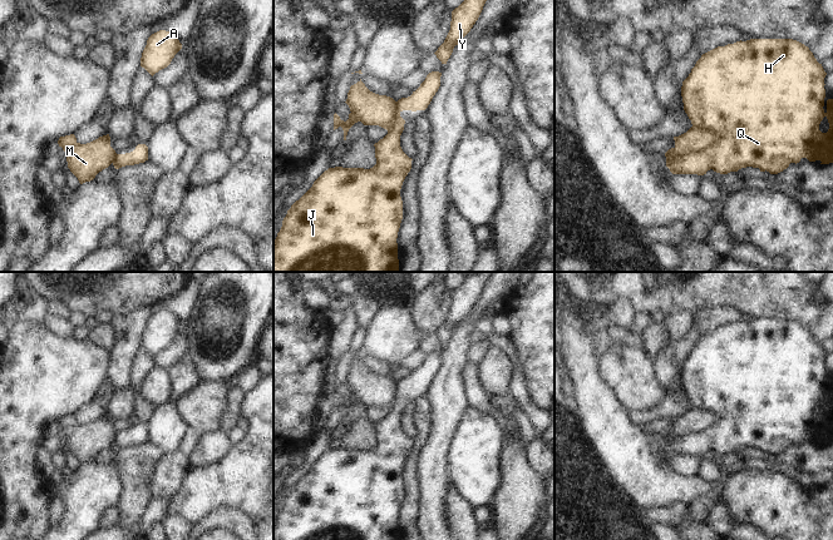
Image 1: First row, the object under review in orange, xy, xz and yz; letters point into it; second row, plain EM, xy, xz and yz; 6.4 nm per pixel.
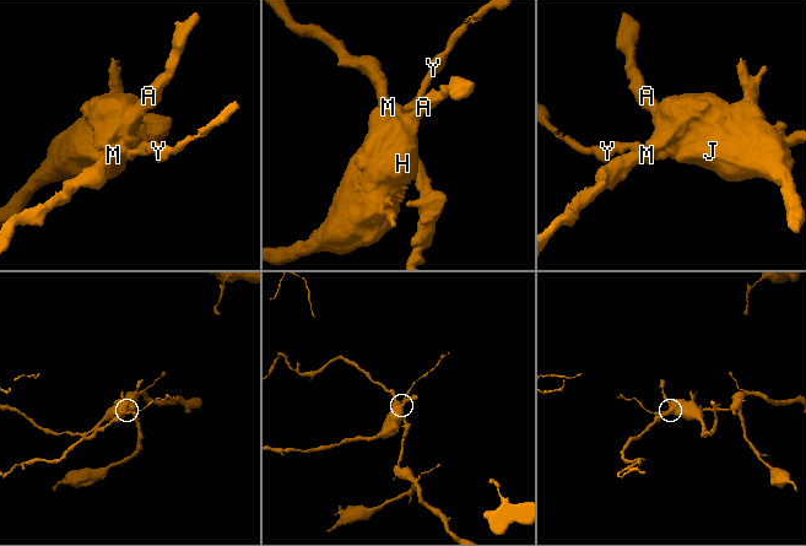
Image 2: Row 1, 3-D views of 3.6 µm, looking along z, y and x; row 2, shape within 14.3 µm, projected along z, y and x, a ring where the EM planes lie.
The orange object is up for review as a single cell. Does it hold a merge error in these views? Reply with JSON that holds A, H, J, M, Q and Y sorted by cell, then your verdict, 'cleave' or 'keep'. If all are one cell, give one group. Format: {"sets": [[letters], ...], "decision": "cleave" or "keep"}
{"sets": [["A", "H", "J", "Q", "Y"], ["M"]], "decision": "cleave"}

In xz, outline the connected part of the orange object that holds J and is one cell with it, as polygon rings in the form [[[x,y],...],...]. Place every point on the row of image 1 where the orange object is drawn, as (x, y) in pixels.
[[[399,117],[388,134],[374,144],[376,164],[373,168],[329,168],[291,205],[273,243],[273,272],[400,272],[396,243],[403,219],[400,189],[413,160],[400,147],[404,124]]]

